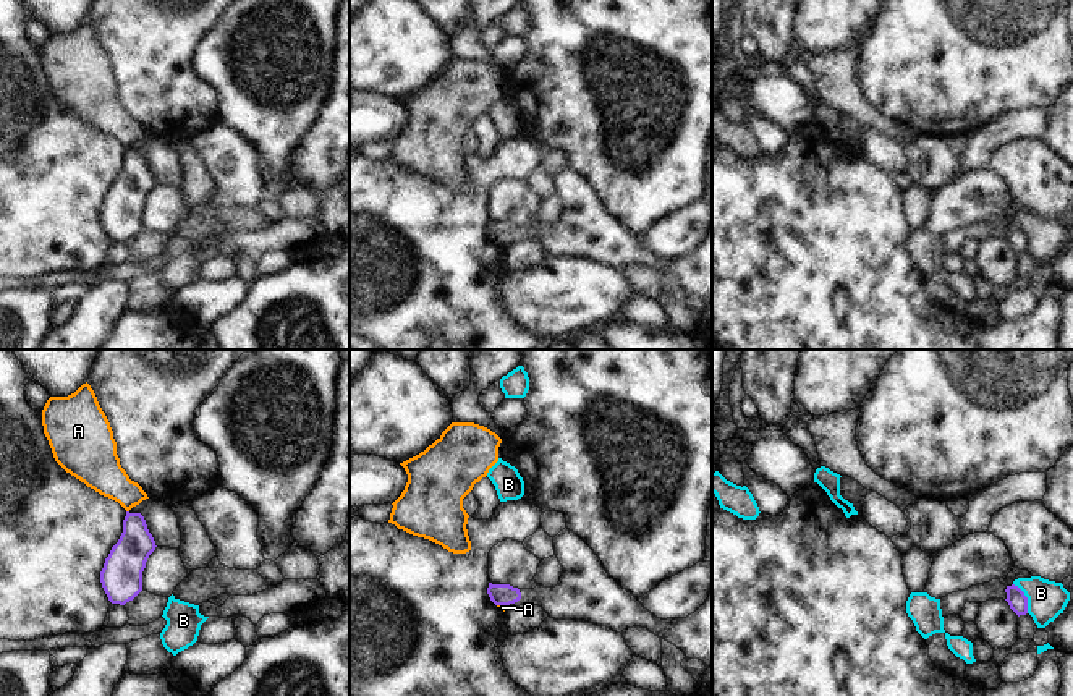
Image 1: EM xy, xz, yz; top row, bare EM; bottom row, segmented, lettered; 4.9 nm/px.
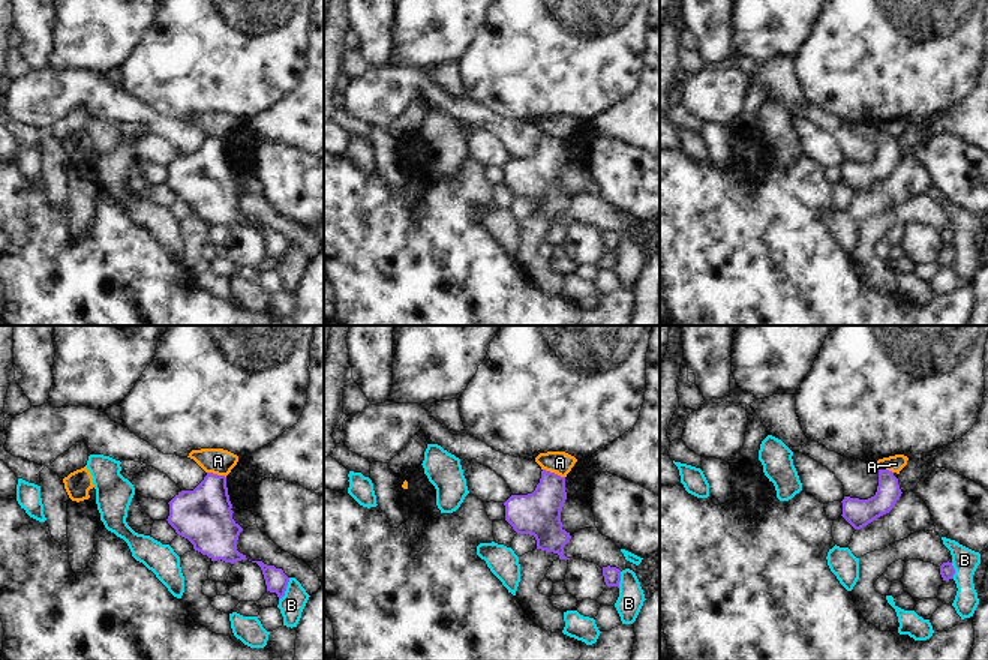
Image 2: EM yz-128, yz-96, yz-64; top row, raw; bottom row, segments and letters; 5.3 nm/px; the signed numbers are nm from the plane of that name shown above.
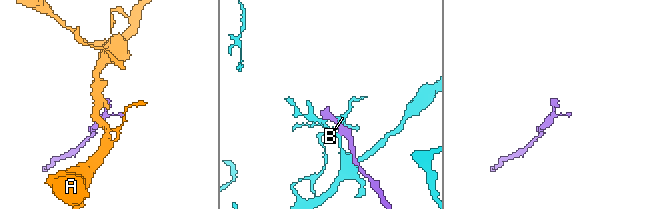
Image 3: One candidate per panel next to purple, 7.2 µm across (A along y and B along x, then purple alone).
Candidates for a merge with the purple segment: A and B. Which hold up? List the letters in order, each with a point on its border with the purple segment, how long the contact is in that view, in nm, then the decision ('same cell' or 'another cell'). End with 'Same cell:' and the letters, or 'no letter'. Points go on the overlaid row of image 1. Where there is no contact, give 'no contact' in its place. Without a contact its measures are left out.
A: contact xz (502, 604); length 60 nm; another cell
B: contact yz (1026, 598); length 170 nm; another cell
Same cell: no letter

